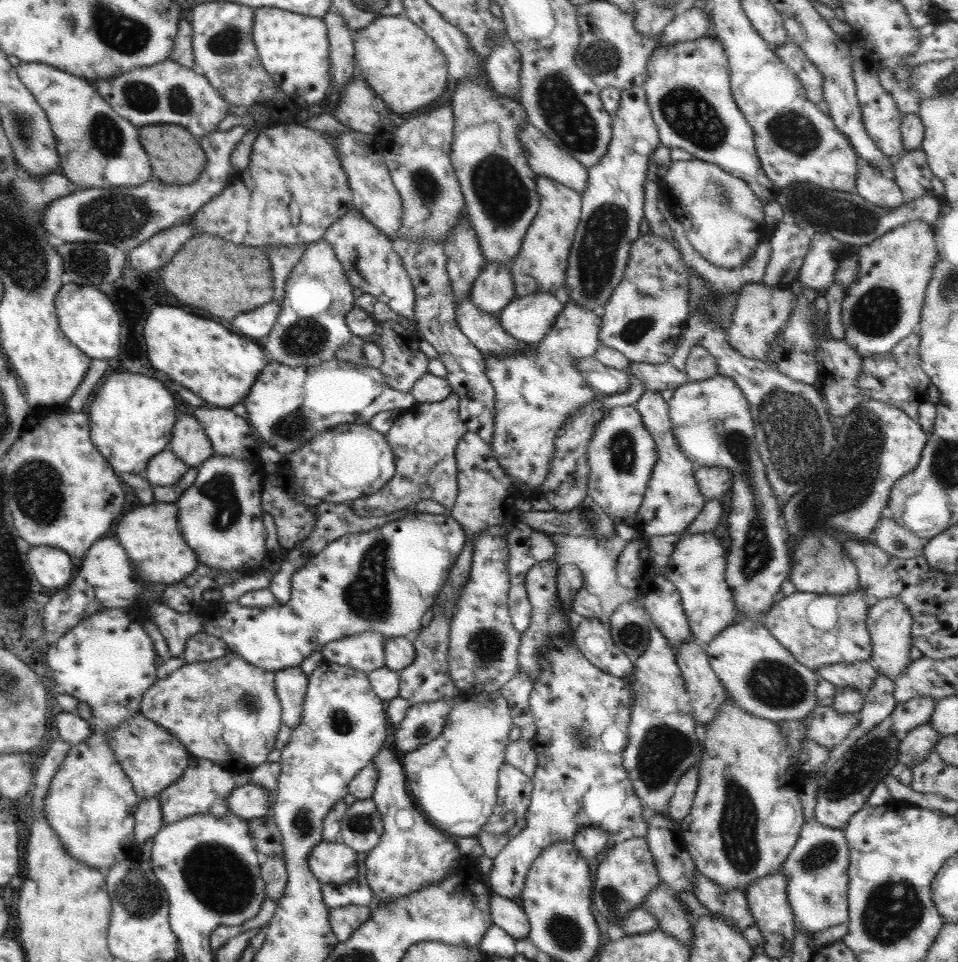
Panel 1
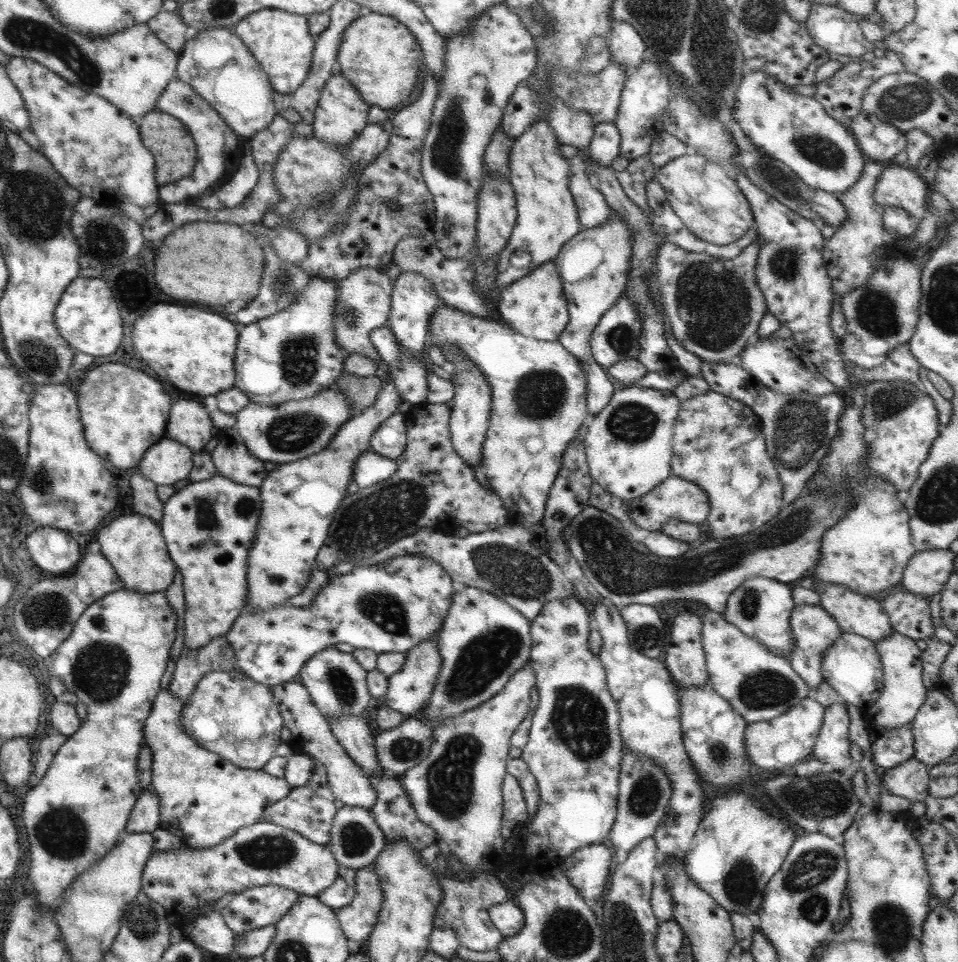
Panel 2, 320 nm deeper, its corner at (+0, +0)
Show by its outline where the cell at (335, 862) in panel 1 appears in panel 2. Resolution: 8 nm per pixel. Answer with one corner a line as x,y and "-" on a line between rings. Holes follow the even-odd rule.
260,820
251,826
244,826
234,836
212,848
153,852
141,877
141,890
150,901
160,904
166,911
174,910
178,916
185,916
188,911
210,901
218,901
228,893
238,894
256,886
277,885
294,890
299,896
317,896
336,880
338,868
339,865
327,846
310,842
300,832

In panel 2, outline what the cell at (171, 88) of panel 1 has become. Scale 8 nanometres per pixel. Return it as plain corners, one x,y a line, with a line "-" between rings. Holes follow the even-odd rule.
177,78
172,79
157,100
156,110
177,118
192,135
197,147
197,159
192,174
185,180
159,185
159,200
162,203
176,204
186,200
197,200
205,191
222,183
237,167
236,162
242,158
242,150
236,145
237,135
227,126
219,112
212,108
190,84

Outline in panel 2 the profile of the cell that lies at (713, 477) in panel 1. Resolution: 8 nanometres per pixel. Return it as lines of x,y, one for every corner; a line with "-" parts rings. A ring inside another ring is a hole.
670,475
660,486
656,486
650,493
644,494
642,498
624,502
629,512
631,521
644,530
650,532
660,531
662,525
668,518
678,518
682,522
702,523
707,519
710,512
710,500
704,490
700,489
694,482
688,482
676,476

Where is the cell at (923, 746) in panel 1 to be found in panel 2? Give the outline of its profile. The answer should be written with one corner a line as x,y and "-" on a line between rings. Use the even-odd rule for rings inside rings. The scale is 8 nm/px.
912,756
908,760
902,761
898,766
886,769
881,782
883,782
885,790
891,792
894,796
901,796
910,803
922,802
929,795
929,782
932,779
929,768
930,766
926,766

